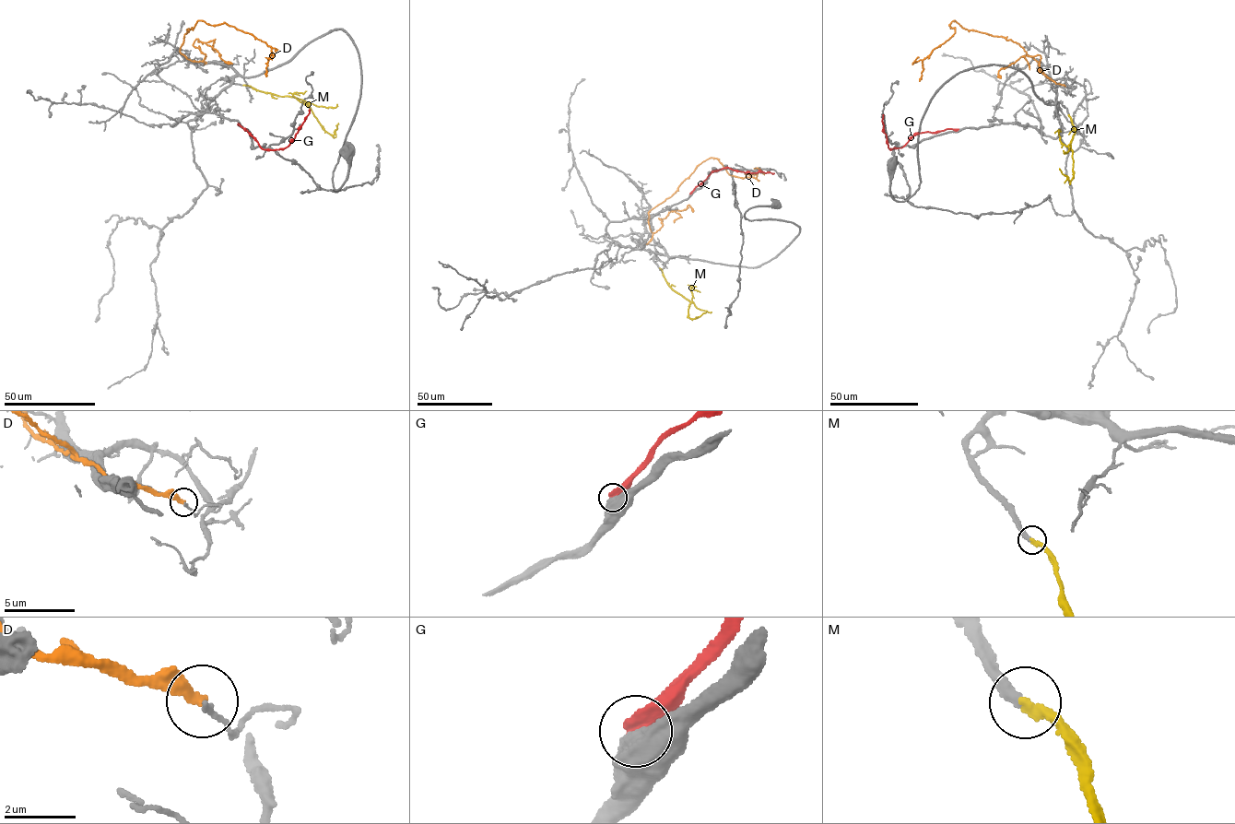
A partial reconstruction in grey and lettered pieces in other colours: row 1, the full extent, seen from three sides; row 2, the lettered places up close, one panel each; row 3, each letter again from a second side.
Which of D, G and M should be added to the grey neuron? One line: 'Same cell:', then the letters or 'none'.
Same cell: M

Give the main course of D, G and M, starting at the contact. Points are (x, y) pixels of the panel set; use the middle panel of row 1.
D: (646, 244), (652, 235), (649, 211), (703, 161), (718, 158), (730, 175), (756, 178), (746, 173)
G: (690, 194), (711, 173), (723, 168), (751, 173), (773, 173)
M: (660, 268), (669, 287), (689, 300), (689, 318), (698, 318), (706, 312)

